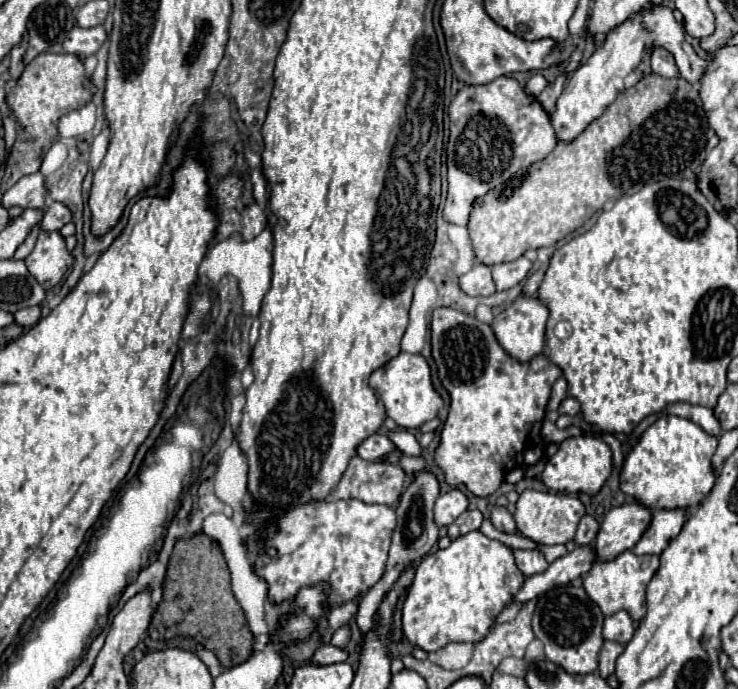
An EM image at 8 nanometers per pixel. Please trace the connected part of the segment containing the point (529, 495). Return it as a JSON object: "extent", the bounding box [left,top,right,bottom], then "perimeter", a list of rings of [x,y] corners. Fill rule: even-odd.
{"extent":[514,489,586,545],"perimeter":[[[526,489],[514,507],[516,527],[522,531],[522,535],[536,543],[544,543],[544,545],[572,541],[576,527],[584,513],[586,513],[584,505],[578,497],[572,497],[566,493],[548,493],[548,491],[542,493],[542,491],[534,491],[534,489]]]}

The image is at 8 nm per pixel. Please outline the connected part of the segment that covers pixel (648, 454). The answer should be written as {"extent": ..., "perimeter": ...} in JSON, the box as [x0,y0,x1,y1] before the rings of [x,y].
{"extent":[620,415,718,509],"perimeter":[[[668,415],[650,425],[636,441],[632,451],[624,455],[620,469],[620,489],[638,503],[652,509],[692,509],[714,487],[710,457],[718,447],[718,439],[708,435],[696,423]]]}

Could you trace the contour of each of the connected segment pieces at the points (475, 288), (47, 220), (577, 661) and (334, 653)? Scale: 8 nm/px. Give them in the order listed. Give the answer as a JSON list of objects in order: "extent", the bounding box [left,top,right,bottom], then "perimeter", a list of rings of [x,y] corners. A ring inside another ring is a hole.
[{"extent":[460,263,496,295],"perimeter":[[[476,263],[468,273],[460,277],[460,287],[468,295],[492,295],[496,291],[488,265]]]},{"extent":[40,203,72,231],"perimeter":[[[50,203],[46,207],[46,215],[44,215],[40,227],[44,231],[58,231],[66,223],[70,223],[70,221],[72,221],[72,213],[70,213],[70,209],[66,209],[66,205],[62,205],[62,203]]]},{"extent":[532,585,604,673],"perimeter":[[[560,585],[538,597],[532,629],[534,635],[544,643],[546,659],[564,667],[568,673],[594,673],[598,669],[598,653],[602,649],[602,623],[604,615],[582,587]]]},{"extent":[312,645,348,665],"perimeter":[[[322,645],[314,657],[312,657],[312,663],[316,665],[330,665],[330,663],[342,663],[346,661],[348,653],[344,649],[338,649],[338,647],[332,647],[332,645]]]}]

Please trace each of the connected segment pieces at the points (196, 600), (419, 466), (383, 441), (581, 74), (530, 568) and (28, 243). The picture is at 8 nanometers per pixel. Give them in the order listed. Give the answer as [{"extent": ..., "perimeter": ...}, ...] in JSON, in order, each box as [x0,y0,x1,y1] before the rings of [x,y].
[{"extent":[148,533,254,669],"perimeter":[[[198,533],[190,539],[180,539],[174,547],[164,579],[164,595],[158,611],[152,617],[148,633],[156,639],[156,631],[160,639],[172,639],[172,635],[194,637],[206,649],[214,651],[226,669],[244,663],[252,655],[254,635],[248,627],[242,607],[232,593],[230,571],[222,549],[204,533]]]},{"extent":[398,455,425,476],"perimeter":[[[422,455],[418,457],[402,457],[398,461],[398,465],[404,470],[407,476],[410,476],[418,471],[421,471],[424,468],[425,460]]]},{"extent":[358,433,394,461],"perimeter":[[[374,433],[374,435],[370,435],[366,441],[362,441],[358,445],[358,455],[362,459],[366,459],[366,461],[378,461],[386,453],[390,453],[392,449],[394,449],[394,443],[388,437]]]},{"extent":[552,5,708,141],"perimeter":[[[664,5],[644,7],[632,19],[628,19],[626,23],[622,23],[620,27],[616,27],[614,31],[610,31],[608,37],[606,37],[606,41],[604,41],[604,45],[600,45],[592,53],[592,57],[572,73],[568,85],[564,87],[564,93],[558,99],[556,111],[552,113],[552,127],[556,131],[558,141],[572,141],[594,119],[598,119],[608,109],[608,105],[618,97],[618,93],[624,91],[624,79],[642,61],[642,47],[650,49],[654,45],[668,49],[676,57],[676,63],[680,67],[680,75],[686,81],[690,81],[690,83],[700,81],[700,77],[702,77],[708,61],[700,59],[694,53],[694,49],[690,47],[690,43],[686,43],[684,29],[674,19],[672,9],[668,9]]]},{"extent":[514,549,548,577],"perimeter":[[[516,549],[514,557],[518,559],[518,569],[524,573],[524,577],[530,577],[548,569],[548,563],[538,549]]]},{"extent":[12,227,40,259],"perimeter":[[[34,227],[34,229],[30,231],[30,235],[28,235],[26,241],[16,249],[16,253],[14,253],[12,259],[26,259],[26,257],[30,255],[30,251],[34,249],[34,243],[36,243],[36,237],[38,237],[38,231],[40,231],[40,227]]]}]

